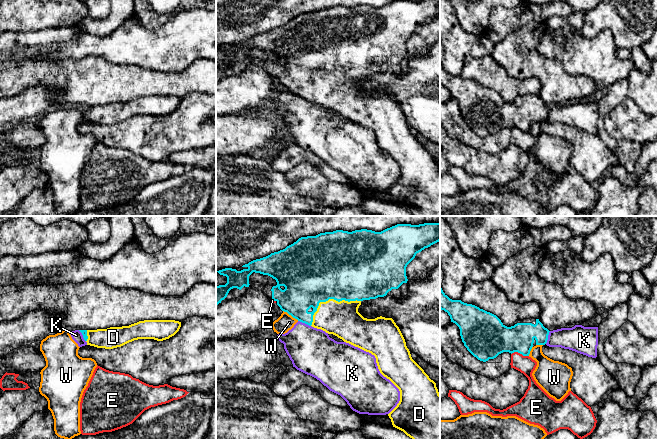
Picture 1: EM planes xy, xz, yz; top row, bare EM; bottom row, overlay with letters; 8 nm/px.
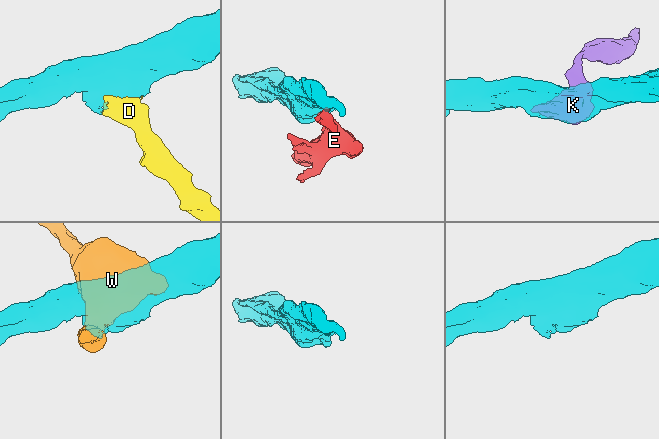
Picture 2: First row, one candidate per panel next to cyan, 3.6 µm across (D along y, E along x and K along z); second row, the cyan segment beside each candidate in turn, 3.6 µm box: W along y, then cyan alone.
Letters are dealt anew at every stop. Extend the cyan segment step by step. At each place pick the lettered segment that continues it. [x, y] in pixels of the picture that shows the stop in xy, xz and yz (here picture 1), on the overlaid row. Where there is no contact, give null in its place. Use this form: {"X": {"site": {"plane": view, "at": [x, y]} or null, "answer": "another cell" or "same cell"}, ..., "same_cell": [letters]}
{"D": {"site": {"plane": "xz", "at": [328, 299]}, "answer": "same cell"}, "E": {"site": {"plane": "yz", "at": [520, 353]}, "answer": "another cell"}, "K": {"site": {"plane": "xz", "at": [304, 322]}, "answer": "another cell"}, "W": {"site": {"plane": "xz", "at": [291, 315]}, "answer": "another cell"}, "same_cell": ["D"]}

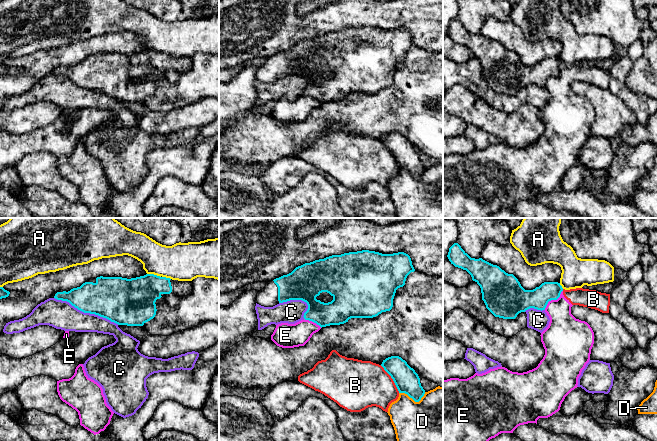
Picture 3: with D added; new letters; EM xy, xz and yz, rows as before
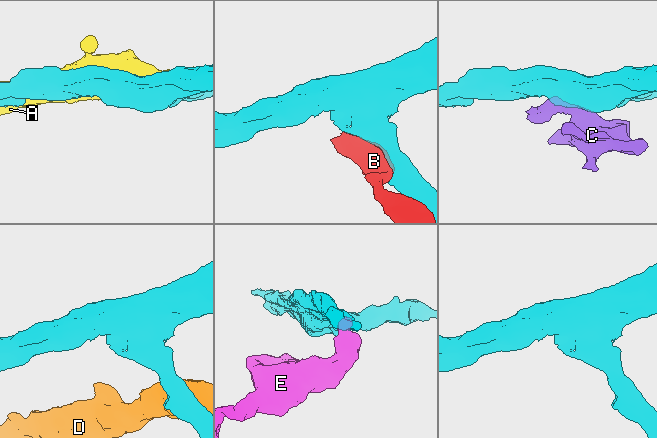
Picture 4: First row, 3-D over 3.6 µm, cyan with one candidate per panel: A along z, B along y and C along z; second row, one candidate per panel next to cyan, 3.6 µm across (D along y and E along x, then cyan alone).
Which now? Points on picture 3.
{"A": {"site": {"plane": "xy", "at": [153, 274]}, "answer": "another cell"}, "B": {"site": {"plane": "xz", "at": [392, 378]}, "answer": "another cell"}, "C": {"site": {"plane": "xy", "at": [86, 312]}, "answer": "another cell"}, "D": {"site": {"plane": "xz", "at": [413, 399]}, "answer": "another cell"}, "E": {"site": {"plane": "yz", "at": [553, 299]}, "answer": "another cell"}, "same_cell": []}

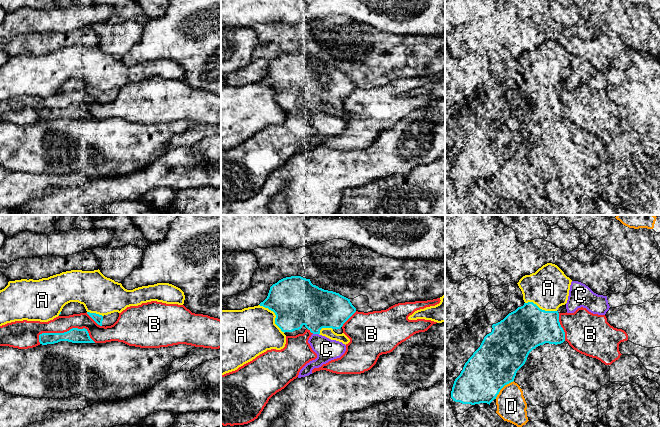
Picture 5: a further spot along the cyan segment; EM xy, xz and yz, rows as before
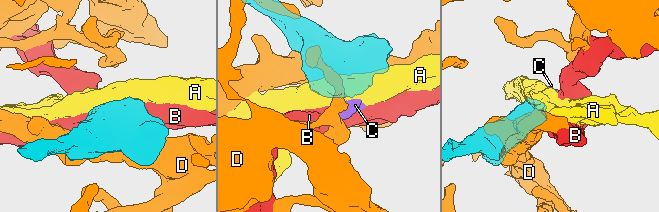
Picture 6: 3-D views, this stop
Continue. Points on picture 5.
{"A": {"site": {"plane": "xz", "at": [276, 316]}, "answer": "another cell"}, "B": {"site": {"plane": "xy", "at": [68, 331]}, "answer": "another cell"}, "C": {"site": {"plane": "xz", "at": [316, 333]}, "answer": "same cell"}, "D": {"site": {"plane": "yz", "at": [502, 387]}, "answer": "another cell"}, "same_cell": ["C"]}

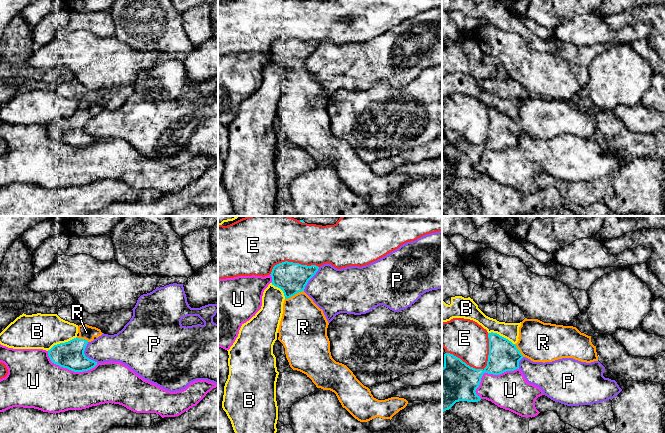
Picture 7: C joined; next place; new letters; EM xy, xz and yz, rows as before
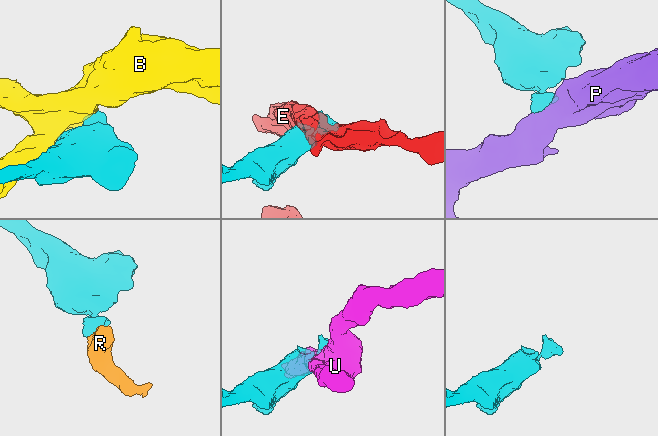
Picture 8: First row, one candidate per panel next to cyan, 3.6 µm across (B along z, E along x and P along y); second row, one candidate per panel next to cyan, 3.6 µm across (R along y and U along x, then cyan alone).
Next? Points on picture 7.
{"B": {"site": {"plane": "xy", "at": [61, 343]}, "answer": "another cell"}, "E": {"site": {"plane": "yz", "at": [482, 369]}, "answer": "another cell"}, "P": {"site": {"plane": "xy", "at": [84, 355]}, "answer": "another cell"}, "R": {"site": {"plane": "xz", "at": [294, 294]}, "answer": "same cell"}, "U": {"site": {"plane": "yz", "at": [491, 373]}, "answer": "another cell"}, "same_cell": ["R"]}

